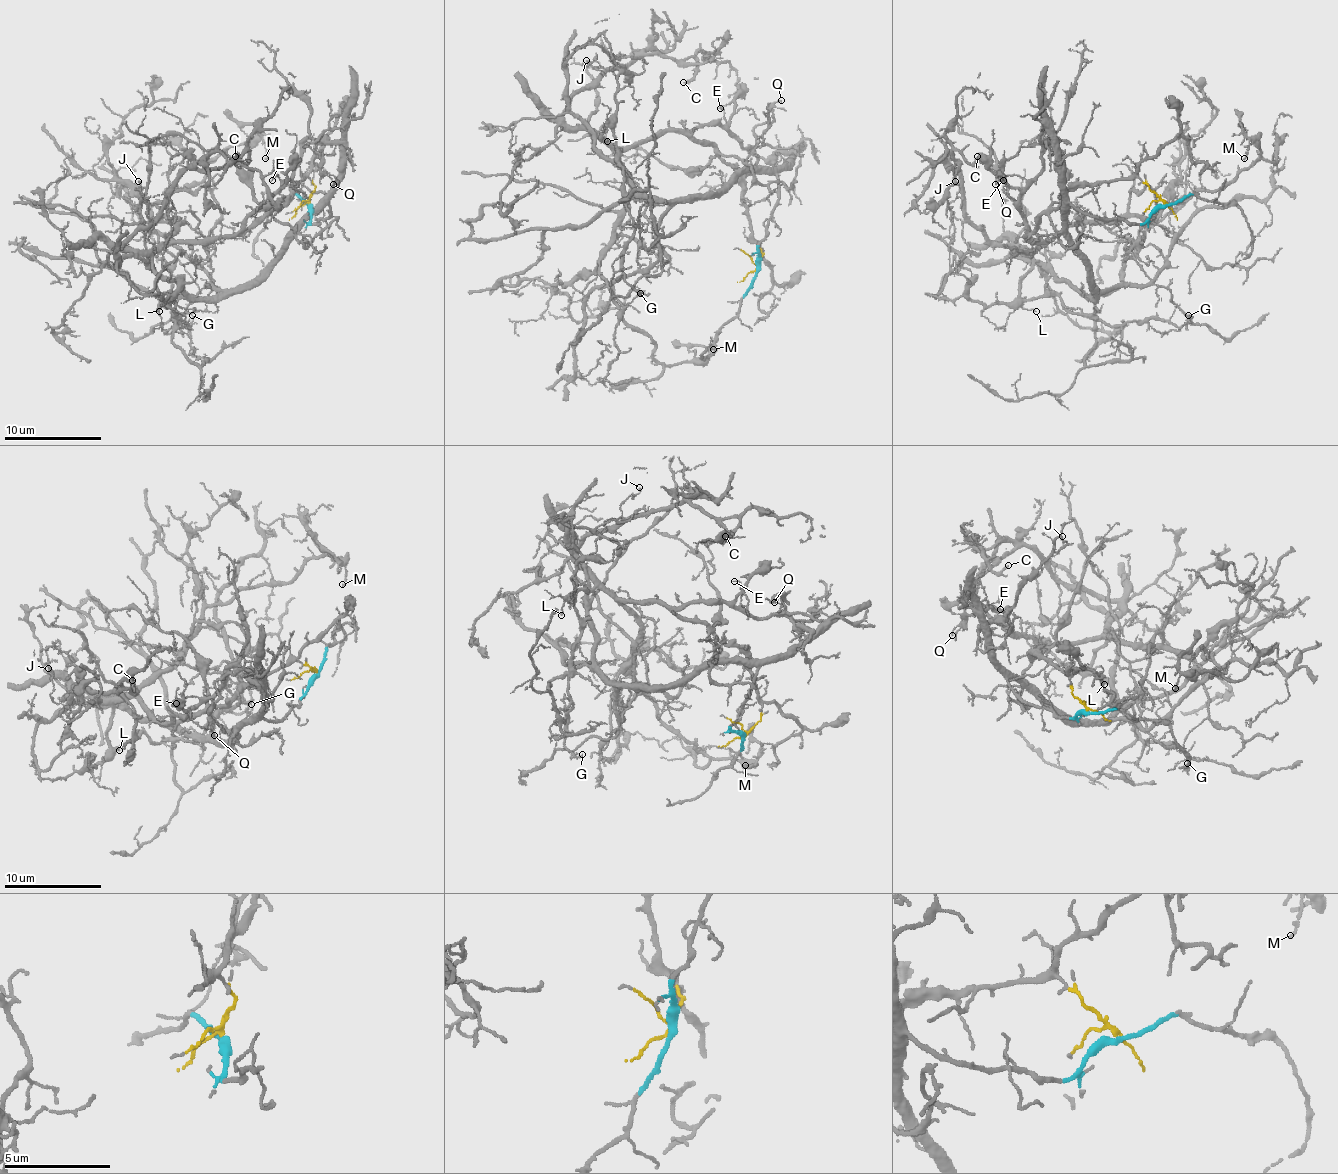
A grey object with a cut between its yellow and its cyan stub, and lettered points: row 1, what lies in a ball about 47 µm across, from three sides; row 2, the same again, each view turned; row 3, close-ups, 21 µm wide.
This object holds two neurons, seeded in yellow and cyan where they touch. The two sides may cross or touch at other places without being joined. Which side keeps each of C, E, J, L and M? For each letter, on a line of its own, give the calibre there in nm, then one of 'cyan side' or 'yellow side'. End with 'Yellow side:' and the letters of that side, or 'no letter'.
C: 160 nm thick; yellow side
E: 120 nm thick; yellow side
J: 110 nm thick; yellow side
L: 100 nm thick; yellow side
M: 140 nm thick; yellow side
Yellow side: C, E, J, L, M

